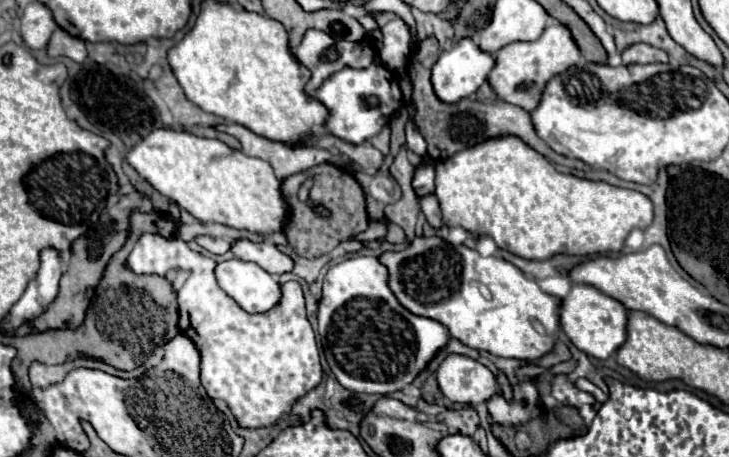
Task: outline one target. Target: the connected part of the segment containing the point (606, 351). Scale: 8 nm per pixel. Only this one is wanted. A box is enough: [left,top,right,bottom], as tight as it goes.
[559,283,627,359]

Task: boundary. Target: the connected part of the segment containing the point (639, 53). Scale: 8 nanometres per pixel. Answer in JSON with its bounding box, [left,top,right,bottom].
[623,43,669,65]

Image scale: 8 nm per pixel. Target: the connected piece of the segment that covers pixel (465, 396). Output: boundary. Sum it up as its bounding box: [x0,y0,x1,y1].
[437,355,499,407]

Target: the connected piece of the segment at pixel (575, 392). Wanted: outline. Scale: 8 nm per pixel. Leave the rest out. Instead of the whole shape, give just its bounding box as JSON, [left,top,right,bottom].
[551,375,595,407]

